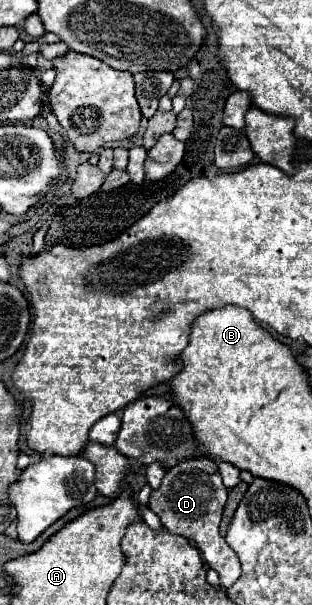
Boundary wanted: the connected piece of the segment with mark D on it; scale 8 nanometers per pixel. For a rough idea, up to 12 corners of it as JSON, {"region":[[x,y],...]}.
{"region":[[216,462],[172,466],[148,508],[230,588],[240,560],[218,532],[228,488]]}

